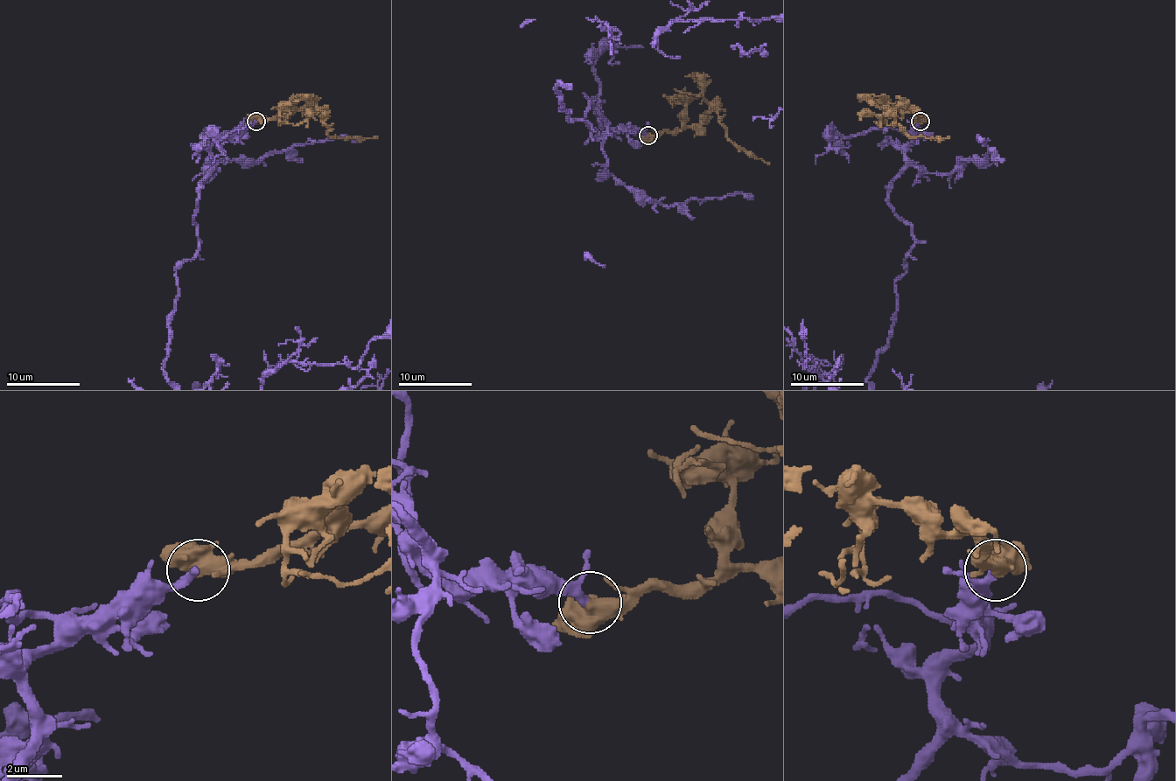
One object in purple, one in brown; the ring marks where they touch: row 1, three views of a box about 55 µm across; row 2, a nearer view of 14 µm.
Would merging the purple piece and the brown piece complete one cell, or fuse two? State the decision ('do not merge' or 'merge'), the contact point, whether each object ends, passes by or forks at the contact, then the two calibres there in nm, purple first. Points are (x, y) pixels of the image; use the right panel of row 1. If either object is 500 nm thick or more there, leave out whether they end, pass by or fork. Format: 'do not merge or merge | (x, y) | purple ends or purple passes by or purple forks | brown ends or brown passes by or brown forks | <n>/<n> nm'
merge | (920, 122) | 220/550 nm

